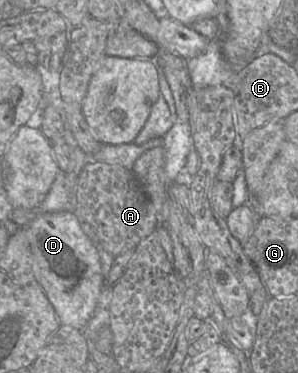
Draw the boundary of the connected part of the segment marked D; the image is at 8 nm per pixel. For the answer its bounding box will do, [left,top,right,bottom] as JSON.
[24,210,103,331]

